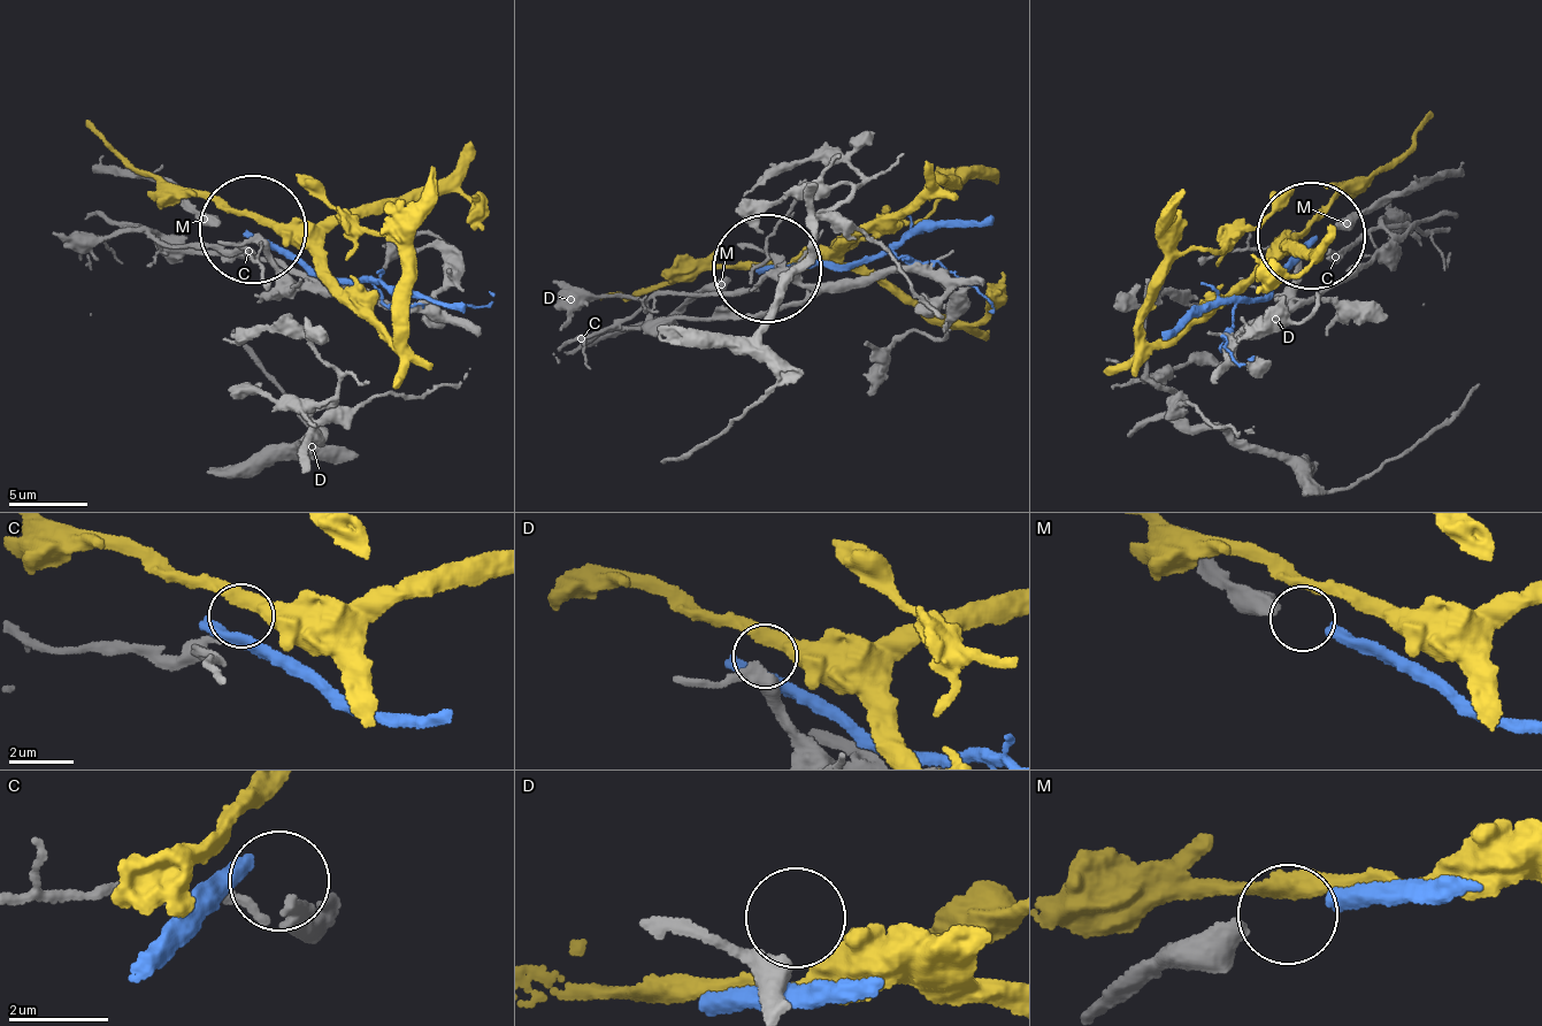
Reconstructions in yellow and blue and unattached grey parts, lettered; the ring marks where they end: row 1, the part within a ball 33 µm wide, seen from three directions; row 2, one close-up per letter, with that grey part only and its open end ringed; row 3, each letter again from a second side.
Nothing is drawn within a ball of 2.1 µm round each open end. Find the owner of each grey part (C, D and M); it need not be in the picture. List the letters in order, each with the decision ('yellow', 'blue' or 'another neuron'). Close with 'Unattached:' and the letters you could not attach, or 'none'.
C: another neuron
D: another neuron
M: blue
Unattached: C, D

